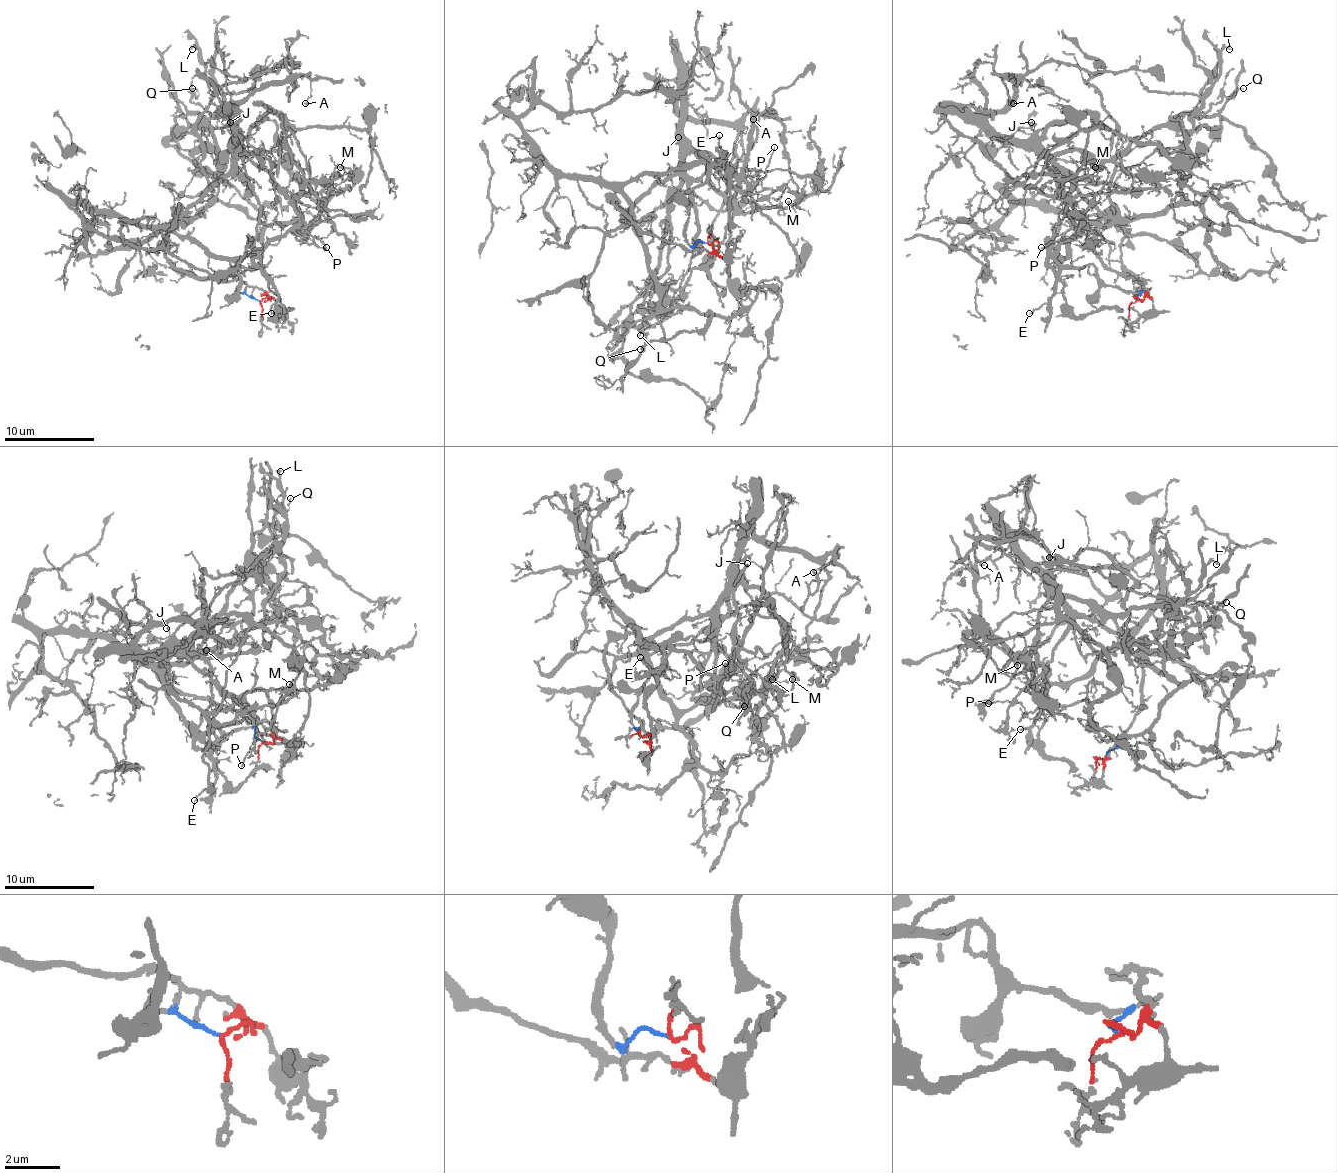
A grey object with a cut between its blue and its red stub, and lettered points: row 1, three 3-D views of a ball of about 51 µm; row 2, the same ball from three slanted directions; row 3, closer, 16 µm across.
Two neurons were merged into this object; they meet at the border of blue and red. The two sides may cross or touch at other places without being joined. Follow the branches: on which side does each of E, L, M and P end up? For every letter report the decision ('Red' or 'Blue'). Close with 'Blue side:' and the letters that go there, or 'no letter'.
E: Blue
L: Blue
M: Blue
P: Blue
Blue side: E, L, M, P

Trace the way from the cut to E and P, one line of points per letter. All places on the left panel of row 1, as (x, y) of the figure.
E: (259, 300), (236, 291), (241, 286), (236, 264), (259, 268), (268, 277), (277, 295), (270, 313)
P: (259, 300), (236, 291), (236, 264), (257, 268), (261, 250), (290, 230), (304, 241), (318, 237), (327, 248)

